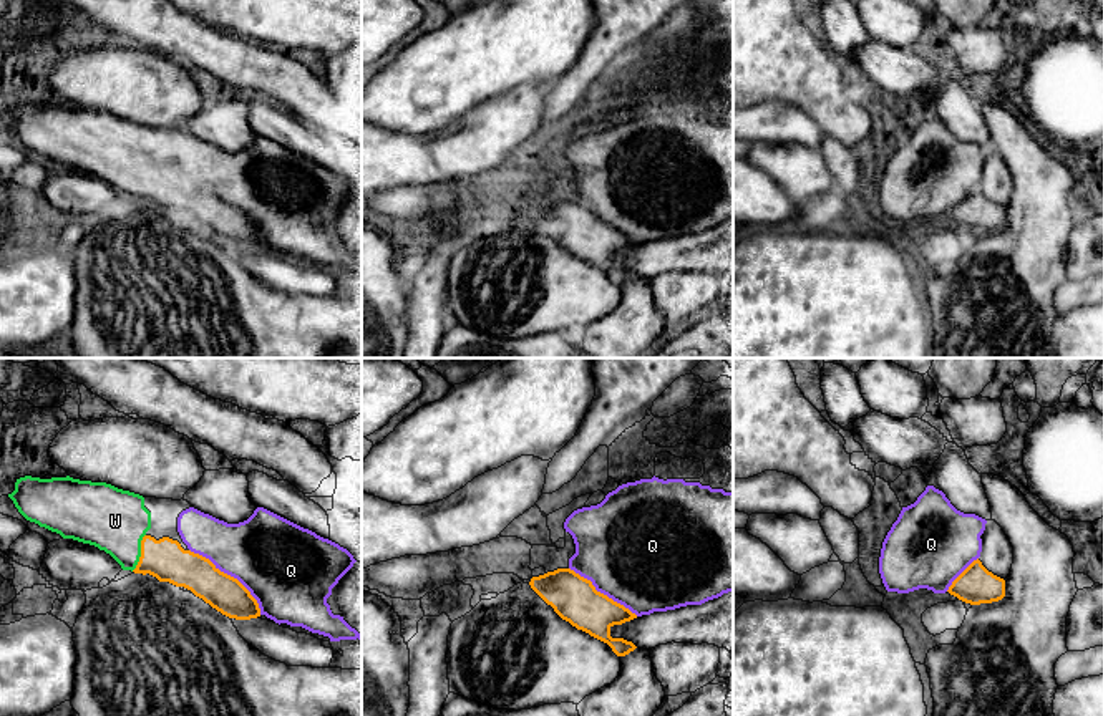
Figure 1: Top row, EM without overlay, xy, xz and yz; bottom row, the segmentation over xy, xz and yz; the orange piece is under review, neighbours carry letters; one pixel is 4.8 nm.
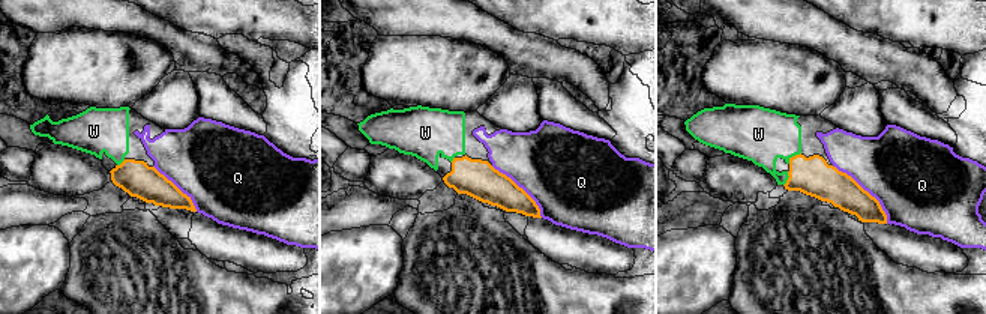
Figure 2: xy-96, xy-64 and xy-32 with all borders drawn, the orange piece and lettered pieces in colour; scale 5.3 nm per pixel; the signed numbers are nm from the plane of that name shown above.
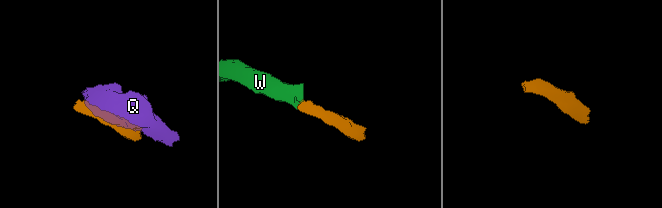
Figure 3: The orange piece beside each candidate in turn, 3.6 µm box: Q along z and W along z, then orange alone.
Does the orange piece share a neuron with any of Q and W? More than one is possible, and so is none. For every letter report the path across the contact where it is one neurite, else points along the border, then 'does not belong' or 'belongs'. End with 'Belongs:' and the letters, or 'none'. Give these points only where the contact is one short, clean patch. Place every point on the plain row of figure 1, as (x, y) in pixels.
Q: belongs
W: way xy (165, 188), (141, 181), (120, 159), (115, 149); belongs
Belongs: Q, W

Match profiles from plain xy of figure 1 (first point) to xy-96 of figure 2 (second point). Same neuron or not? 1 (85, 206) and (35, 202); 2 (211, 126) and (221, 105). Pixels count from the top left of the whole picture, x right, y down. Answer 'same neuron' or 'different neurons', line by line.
1: different neurons
2: different neurons

